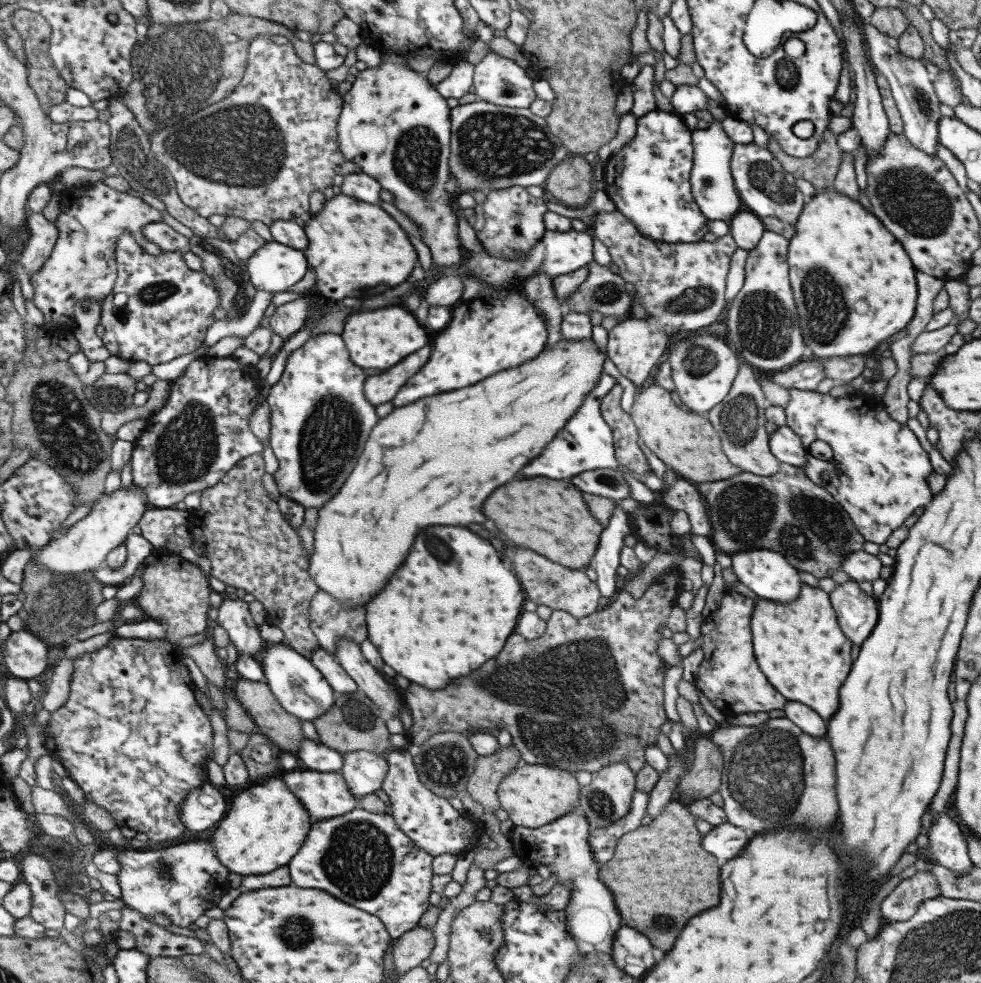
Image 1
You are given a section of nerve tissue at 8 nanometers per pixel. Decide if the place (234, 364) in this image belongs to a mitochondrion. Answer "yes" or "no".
no

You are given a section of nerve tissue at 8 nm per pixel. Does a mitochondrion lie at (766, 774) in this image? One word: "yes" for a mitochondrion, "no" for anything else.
yes

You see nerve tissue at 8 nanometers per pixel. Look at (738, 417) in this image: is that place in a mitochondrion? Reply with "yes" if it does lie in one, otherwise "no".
yes

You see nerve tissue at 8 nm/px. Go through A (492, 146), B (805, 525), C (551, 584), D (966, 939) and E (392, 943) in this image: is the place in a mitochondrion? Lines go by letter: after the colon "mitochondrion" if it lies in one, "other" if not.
A: mitochondrion
B: mitochondrion
C: mitochondrion
D: mitochondrion
E: other

